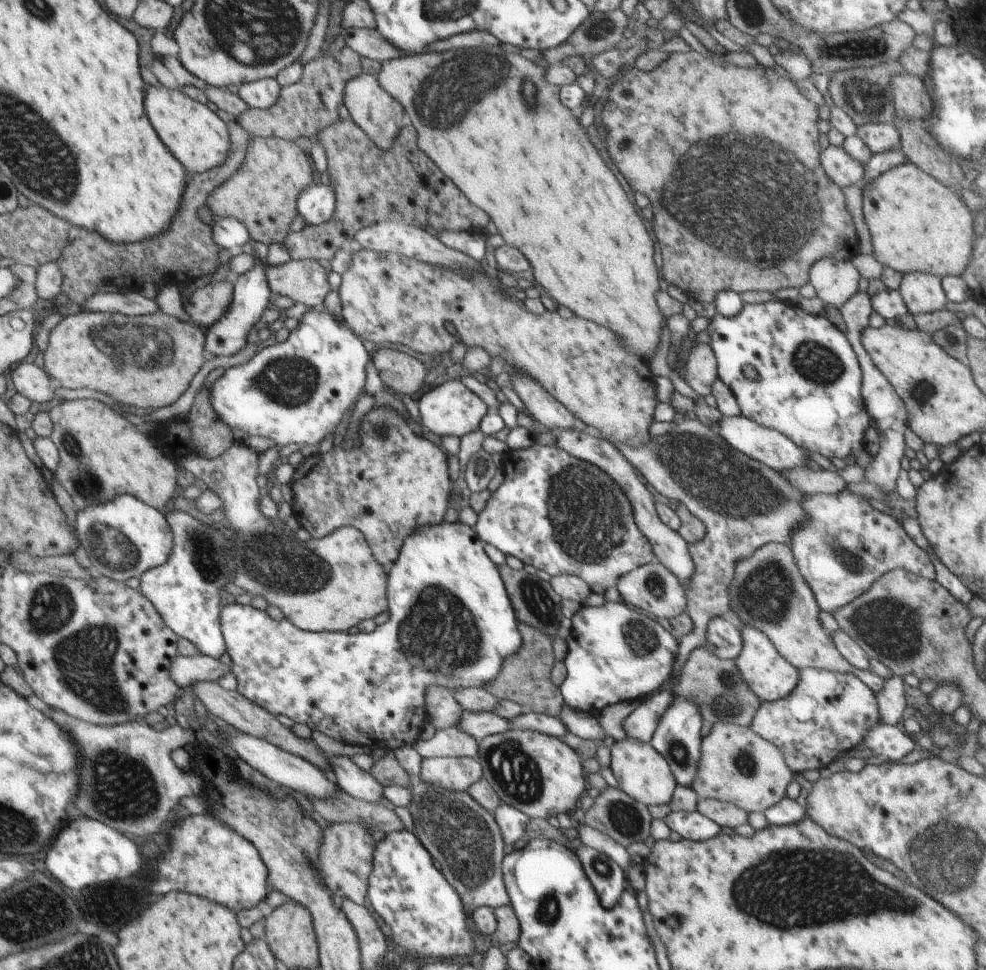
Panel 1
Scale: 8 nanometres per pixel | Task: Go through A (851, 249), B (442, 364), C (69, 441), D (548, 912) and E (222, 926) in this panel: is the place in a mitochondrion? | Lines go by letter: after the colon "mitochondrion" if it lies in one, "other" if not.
A: other
B: other
C: mitochondrion
D: mitochondrion
E: other

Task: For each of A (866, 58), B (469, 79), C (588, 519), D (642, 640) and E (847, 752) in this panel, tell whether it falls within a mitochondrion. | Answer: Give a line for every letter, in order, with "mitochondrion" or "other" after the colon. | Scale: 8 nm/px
A: other
B: mitochondrion
C: mitochondrion
D: mitochondrion
E: other

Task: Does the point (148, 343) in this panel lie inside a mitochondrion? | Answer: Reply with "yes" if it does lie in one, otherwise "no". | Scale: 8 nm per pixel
yes

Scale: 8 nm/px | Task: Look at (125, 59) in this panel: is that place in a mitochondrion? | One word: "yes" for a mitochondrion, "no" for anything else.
no

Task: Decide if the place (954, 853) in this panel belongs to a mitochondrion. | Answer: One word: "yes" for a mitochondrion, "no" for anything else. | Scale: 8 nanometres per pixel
yes

